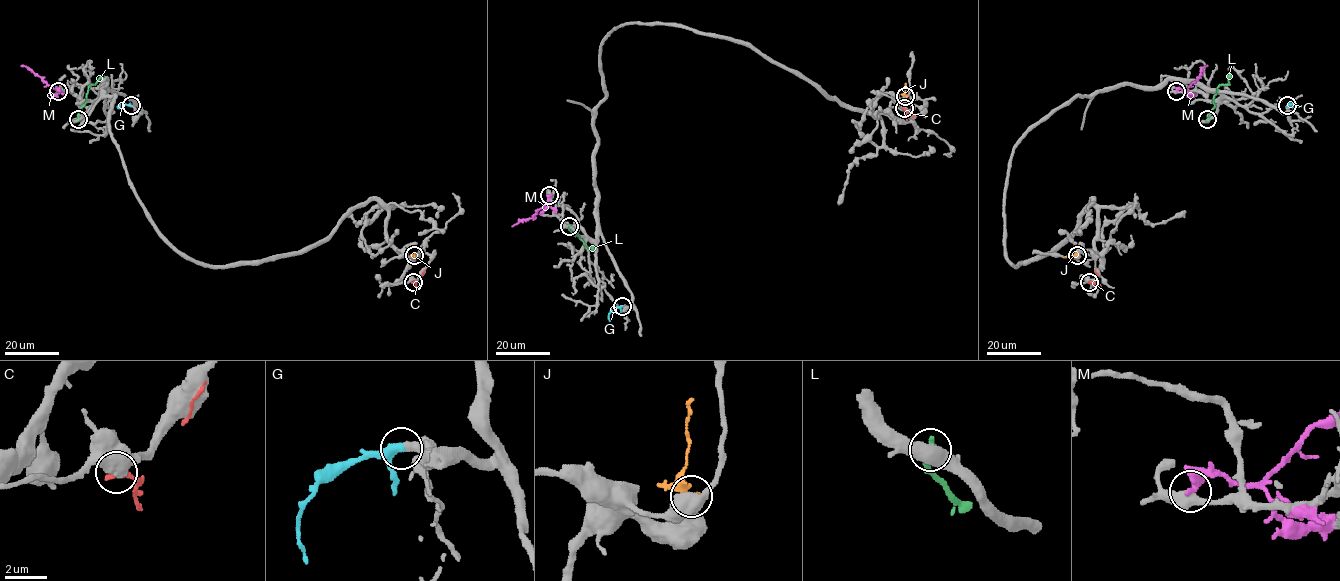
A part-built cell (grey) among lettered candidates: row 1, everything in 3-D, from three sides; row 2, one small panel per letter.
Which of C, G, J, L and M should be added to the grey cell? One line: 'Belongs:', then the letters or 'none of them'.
Belongs: G

